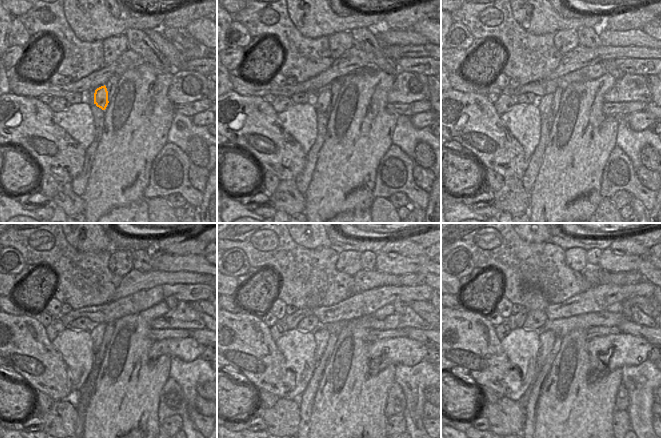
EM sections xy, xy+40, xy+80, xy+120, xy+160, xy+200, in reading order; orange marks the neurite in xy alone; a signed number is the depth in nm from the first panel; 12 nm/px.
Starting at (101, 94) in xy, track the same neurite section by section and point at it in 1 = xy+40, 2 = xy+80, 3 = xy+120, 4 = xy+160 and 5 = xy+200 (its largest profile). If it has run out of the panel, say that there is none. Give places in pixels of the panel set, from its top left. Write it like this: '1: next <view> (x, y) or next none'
1: next xy+40 (322, 100)
2: next xy+80 (544, 103)
3: next xy+120 (97, 333)
4: next xy+160 (321, 335)
5: next xy+200 (547, 338)

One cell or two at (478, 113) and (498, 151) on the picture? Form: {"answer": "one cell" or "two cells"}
{"answer": "one cell"}

